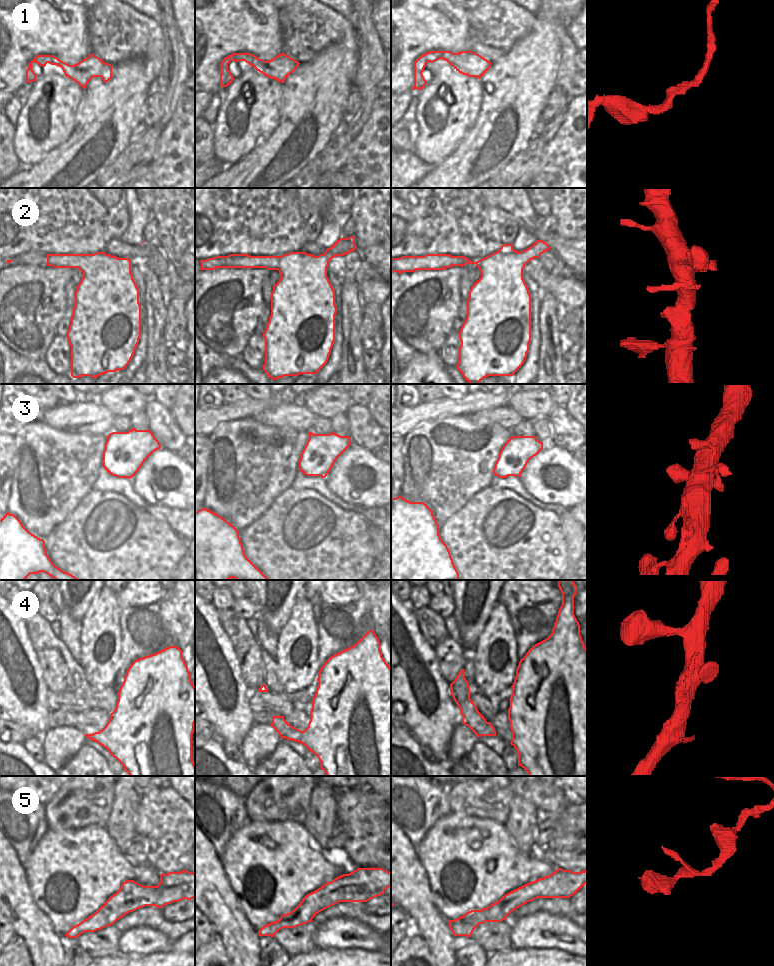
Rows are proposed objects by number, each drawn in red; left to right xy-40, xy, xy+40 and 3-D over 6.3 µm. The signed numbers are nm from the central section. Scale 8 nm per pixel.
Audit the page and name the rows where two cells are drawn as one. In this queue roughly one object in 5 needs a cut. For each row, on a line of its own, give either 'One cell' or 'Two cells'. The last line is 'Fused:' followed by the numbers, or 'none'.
1: One cell
2: One cell
3: One cell
4: One cell
5: One cell
Fused: none

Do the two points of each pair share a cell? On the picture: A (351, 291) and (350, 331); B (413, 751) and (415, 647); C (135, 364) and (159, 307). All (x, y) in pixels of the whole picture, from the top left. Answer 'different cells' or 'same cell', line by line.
A: same cell
B: different cells
C: different cells

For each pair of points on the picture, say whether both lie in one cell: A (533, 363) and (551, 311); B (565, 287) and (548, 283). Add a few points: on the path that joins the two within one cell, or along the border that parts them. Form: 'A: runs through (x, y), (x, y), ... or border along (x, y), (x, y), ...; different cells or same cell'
A: border along (538, 319), (538, 334), (540, 337), (539, 365); different cells
B: runs through (561, 287), (552, 284); same cell

